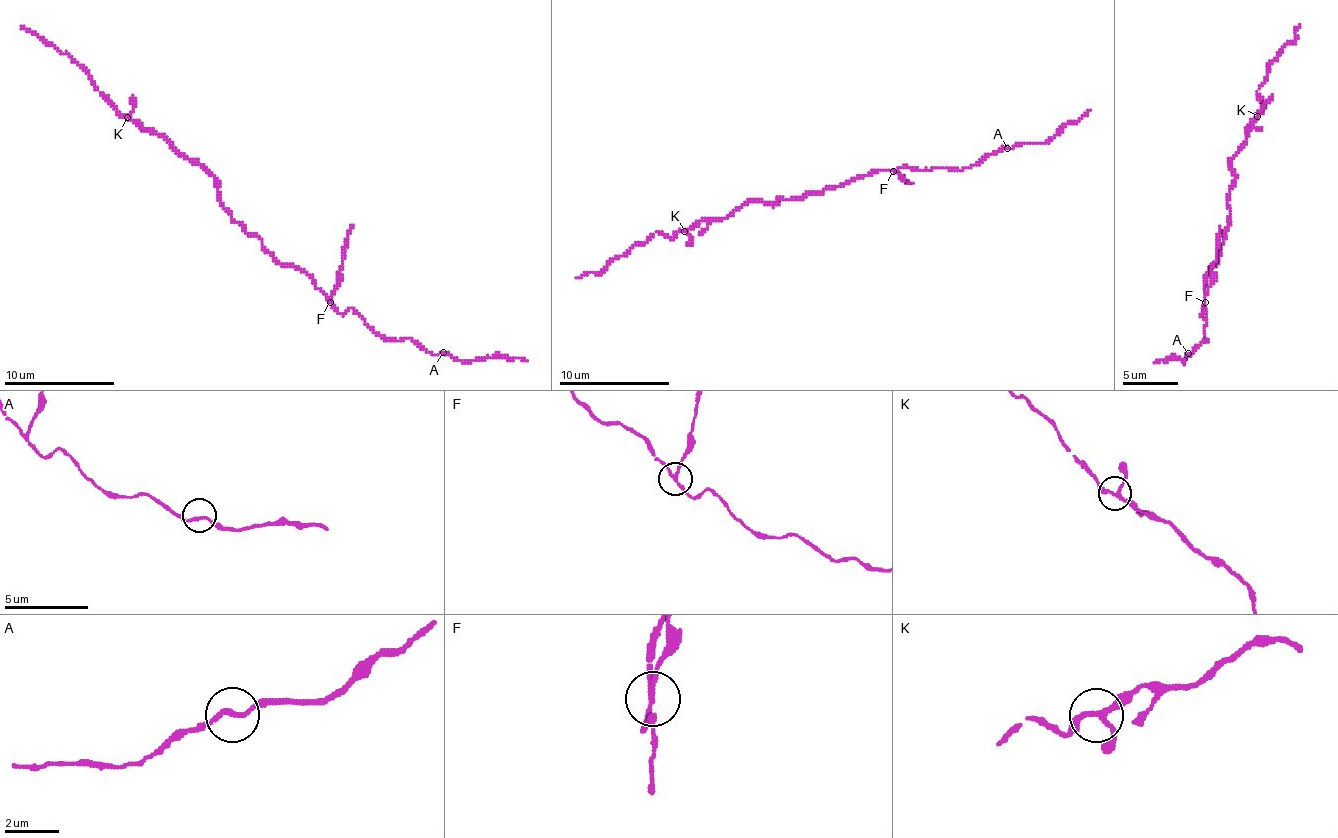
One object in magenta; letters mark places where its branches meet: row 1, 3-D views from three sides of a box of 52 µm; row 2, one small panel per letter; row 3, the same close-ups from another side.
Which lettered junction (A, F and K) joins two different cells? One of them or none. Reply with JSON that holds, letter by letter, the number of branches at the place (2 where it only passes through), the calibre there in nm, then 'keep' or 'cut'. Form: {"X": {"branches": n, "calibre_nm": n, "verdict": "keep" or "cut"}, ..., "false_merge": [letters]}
{"A": {"branches": 2, "calibre_nm": 170, "verdict": "keep"}, "F": {"branches": 3, "calibre_nm": 150, "verdict": "cut"}, "K": {"branches": 3, "calibre_nm": 190, "verdict": "keep"}, "false_merge": ["F"]}

